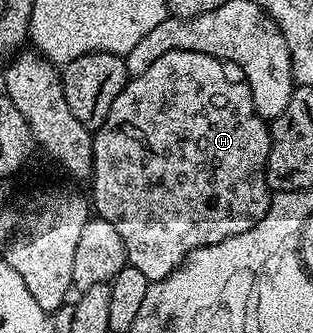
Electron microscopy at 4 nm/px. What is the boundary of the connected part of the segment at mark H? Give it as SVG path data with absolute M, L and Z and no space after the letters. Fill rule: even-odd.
M173 50L162 58L157 58L149 70L140 76L132 76L128 79L127 85L117 94L113 106L109 109L109 118L93 132L93 166L89 177L91 192L89 200L93 205L93 212L96 217L109 226L117 229L117 234L125 242L125 254L128 265L141 274L145 274L148 282L163 280L174 268L178 268L187 259L193 250L204 248L217 242L225 242L225 238L233 238L237 234L245 234L265 214L271 205L273 195L272 185L267 179L267 159L269 158L269 146L271 145L271 130L268 121L257 114L251 97L251 87L242 79L231 80L226 72L224 61L210 56L204 52L190 52L189 50Z

